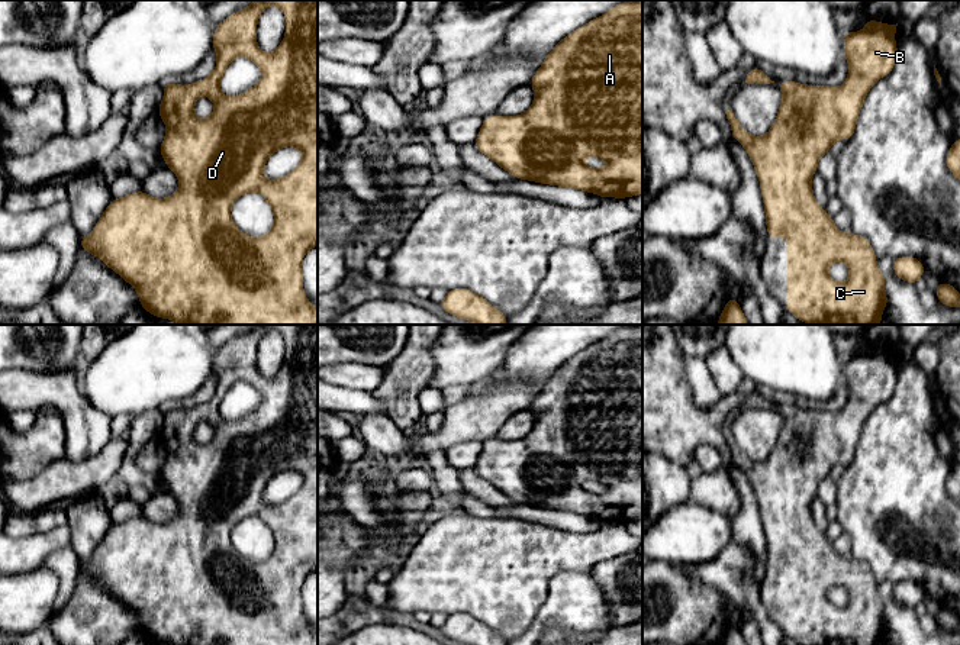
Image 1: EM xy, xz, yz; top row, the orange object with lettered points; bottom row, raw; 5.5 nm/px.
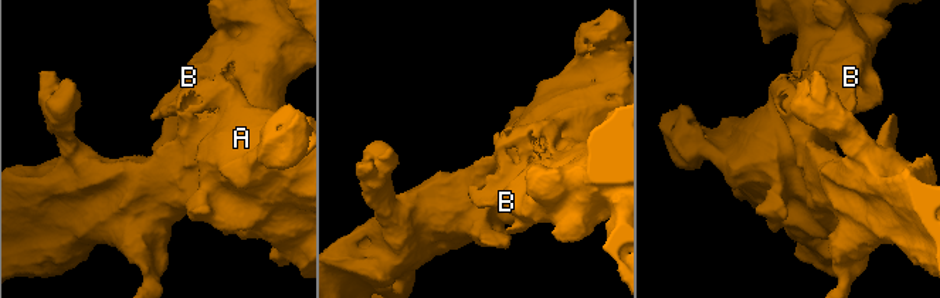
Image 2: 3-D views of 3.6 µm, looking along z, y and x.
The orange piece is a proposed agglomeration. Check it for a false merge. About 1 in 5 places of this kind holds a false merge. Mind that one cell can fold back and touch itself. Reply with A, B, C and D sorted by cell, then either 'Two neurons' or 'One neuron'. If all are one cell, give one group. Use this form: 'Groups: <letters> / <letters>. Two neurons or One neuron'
Groups: A B C D. One neuron

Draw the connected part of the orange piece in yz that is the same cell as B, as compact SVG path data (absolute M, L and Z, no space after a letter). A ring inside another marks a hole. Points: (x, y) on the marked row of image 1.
M866 19L863 30L845 32L844 57L848 61L848 77L840 87L776 83L783 100L771 129L764 136L750 135L732 110L725 112L734 139L747 151L760 178L767 236L787 239L787 312L803 323L880 325L887 306L885 275L877 267L870 242L864 236L835 228L832 217L816 203L811 181L819 158L831 145L854 135L869 90L893 70L898 58L896 26L898 23ZM831 262L844 262L848 267L850 277L845 283L829 277Z

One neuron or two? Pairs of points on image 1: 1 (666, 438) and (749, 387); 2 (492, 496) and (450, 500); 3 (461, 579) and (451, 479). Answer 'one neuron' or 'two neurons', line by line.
1: one neuron
2: one neuron
3: two neurons

